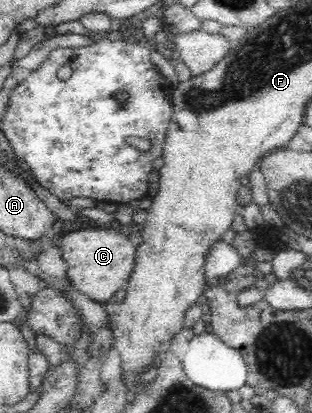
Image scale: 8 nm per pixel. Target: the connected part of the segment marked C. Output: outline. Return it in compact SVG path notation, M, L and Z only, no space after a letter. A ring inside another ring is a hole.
M79 229L66 234L60 243L63 260L69 265L67 276L73 286L95 302L105 304L117 290L124 289L131 276L136 248L131 246L131 237L119 234L115 229Z

